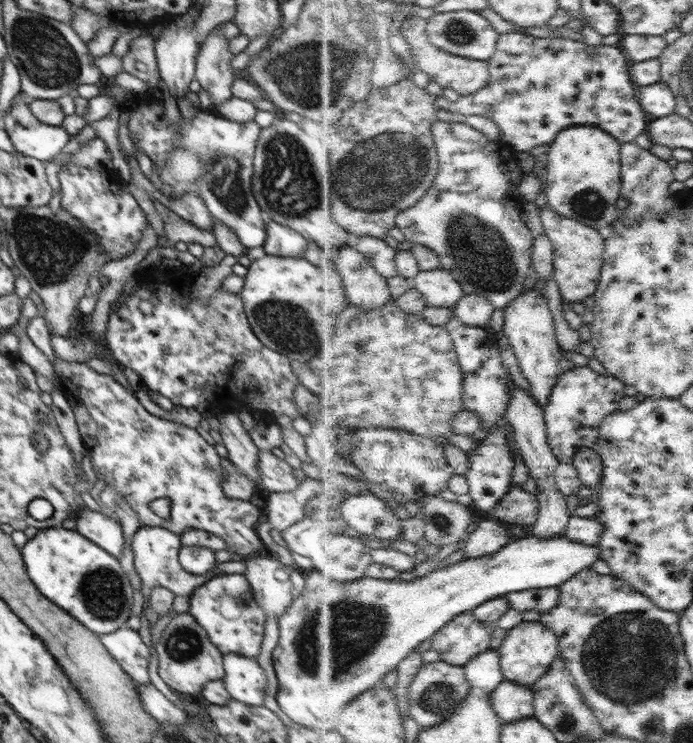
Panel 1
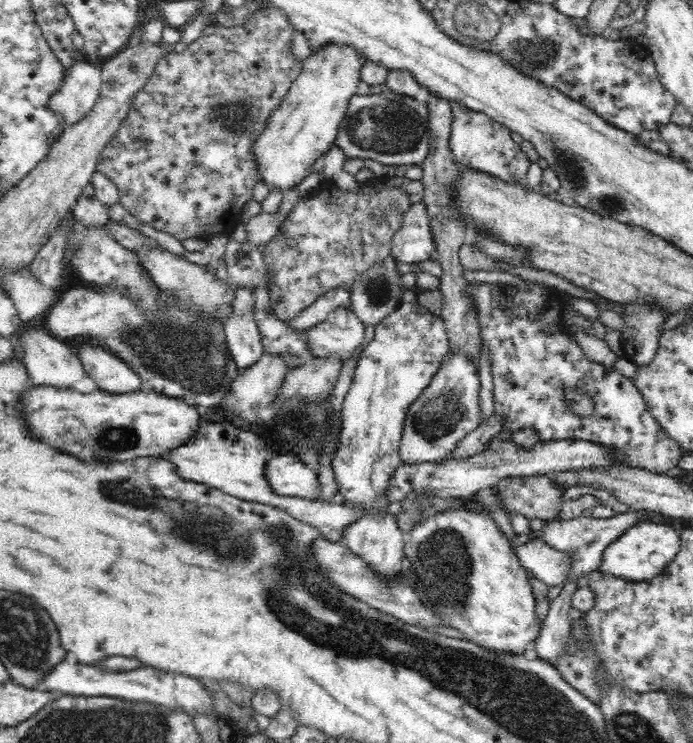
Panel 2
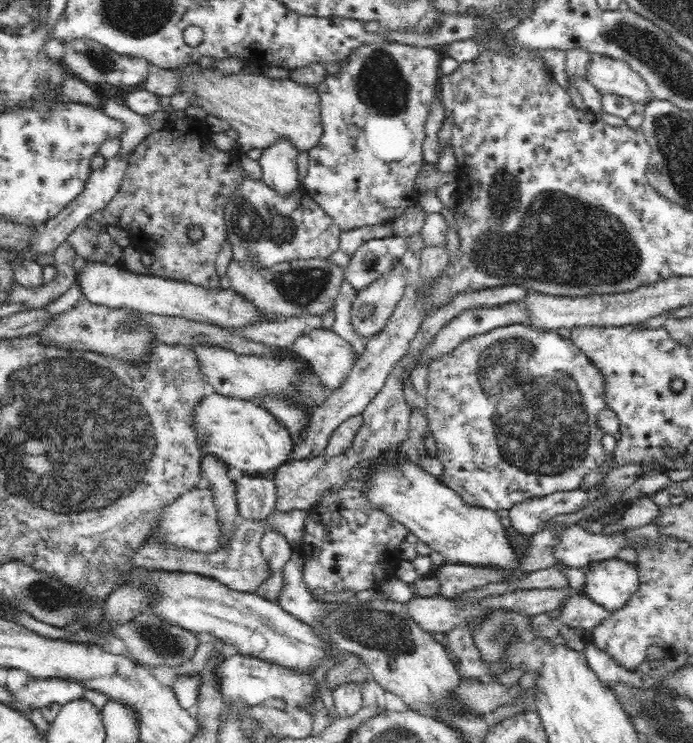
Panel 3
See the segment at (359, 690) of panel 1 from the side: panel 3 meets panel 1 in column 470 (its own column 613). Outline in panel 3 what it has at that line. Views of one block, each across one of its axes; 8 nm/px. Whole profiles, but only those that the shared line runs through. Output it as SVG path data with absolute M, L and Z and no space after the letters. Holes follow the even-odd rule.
M616 557L601 561L585 578L584 594L609 614L623 609L640 584L634 564Z

